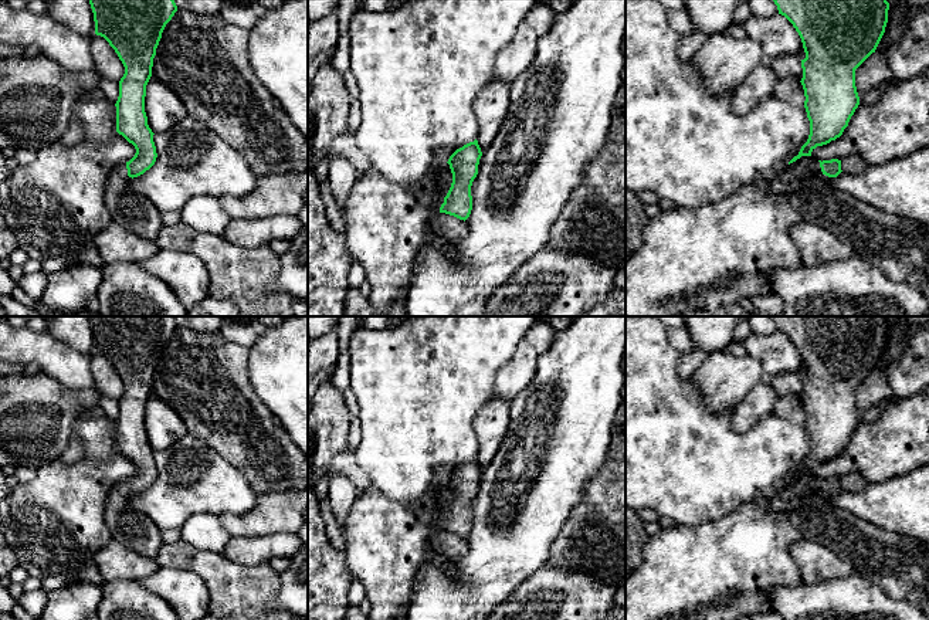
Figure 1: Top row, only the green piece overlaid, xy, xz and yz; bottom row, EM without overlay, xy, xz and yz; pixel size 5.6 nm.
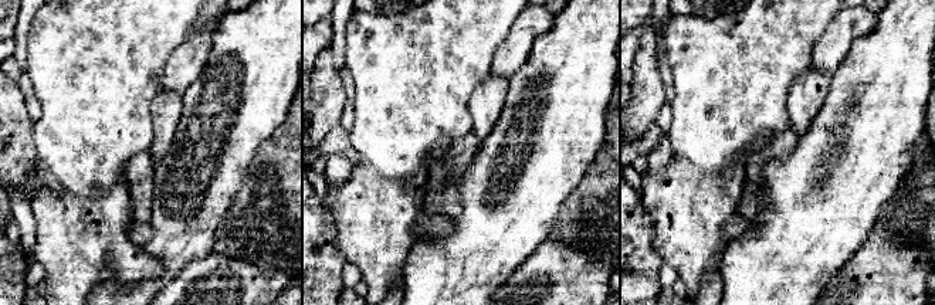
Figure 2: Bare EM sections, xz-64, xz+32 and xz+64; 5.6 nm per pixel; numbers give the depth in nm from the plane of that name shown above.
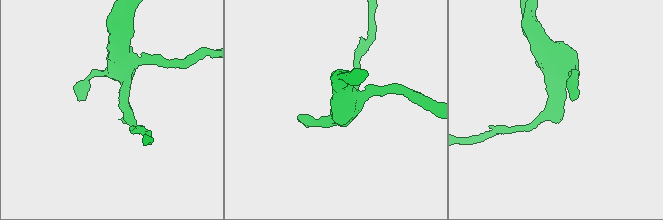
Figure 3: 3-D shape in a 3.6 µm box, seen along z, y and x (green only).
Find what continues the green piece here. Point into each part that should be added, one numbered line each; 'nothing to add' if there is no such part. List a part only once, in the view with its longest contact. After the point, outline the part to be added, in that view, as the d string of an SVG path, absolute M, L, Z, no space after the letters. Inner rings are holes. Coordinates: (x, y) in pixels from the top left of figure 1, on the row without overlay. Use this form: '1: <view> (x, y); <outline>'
1: xz (443, 495); M444 481L438 489L435 491L435 504L440 509L438 514L438 526L444 521L444 515L447 514L452 501L452 491L448 481Z

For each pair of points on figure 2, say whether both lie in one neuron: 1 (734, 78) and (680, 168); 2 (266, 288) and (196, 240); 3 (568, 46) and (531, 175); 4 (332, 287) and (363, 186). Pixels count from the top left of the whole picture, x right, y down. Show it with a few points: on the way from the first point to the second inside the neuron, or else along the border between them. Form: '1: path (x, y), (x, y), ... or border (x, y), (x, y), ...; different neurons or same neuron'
1: border (674, 153), (688, 159), (704, 172), (715, 175); different neurons
2: border (212, 253), (190, 261), (182, 271); different neurons
3: path (568, 78), (556, 104), (552, 126), (544, 142); same neuron
4: border (331, 223), (336, 231), (336, 247), (346, 261); different neurons

